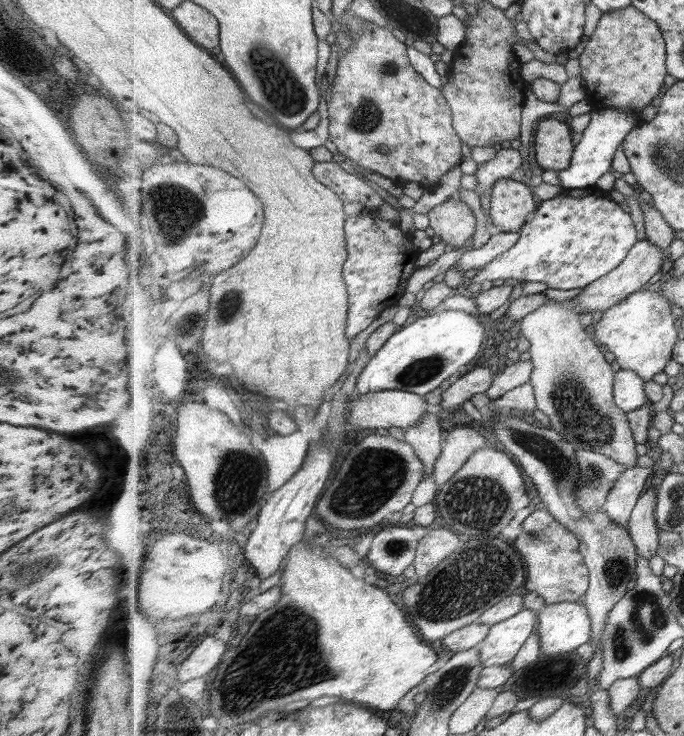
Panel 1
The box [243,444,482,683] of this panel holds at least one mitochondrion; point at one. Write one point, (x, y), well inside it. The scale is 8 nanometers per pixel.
(395, 547)

